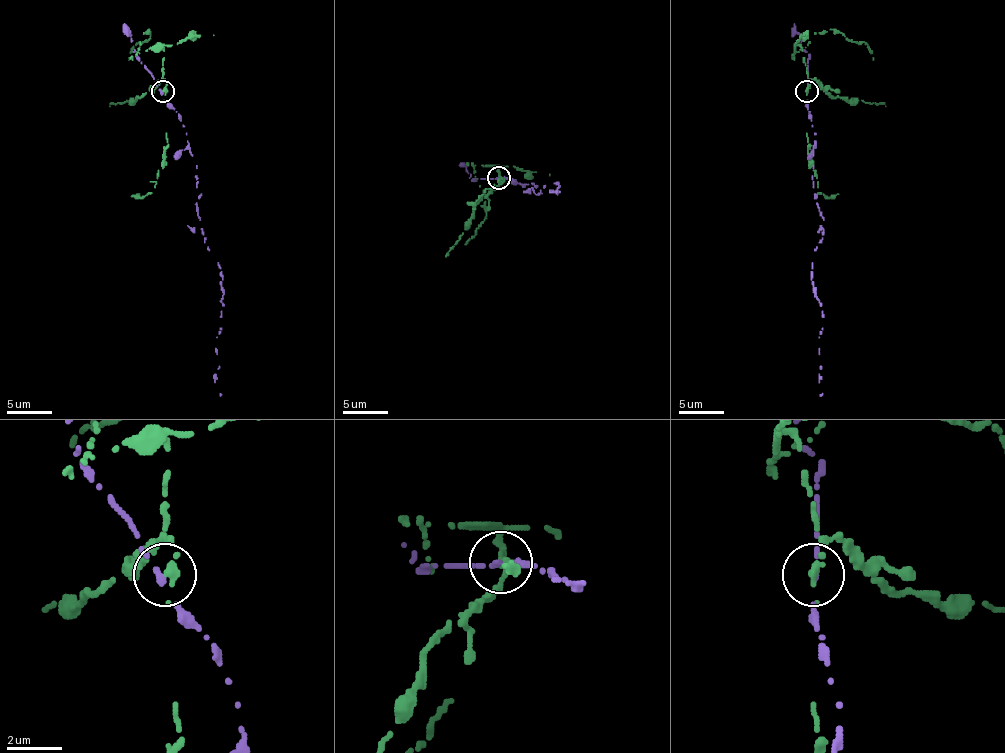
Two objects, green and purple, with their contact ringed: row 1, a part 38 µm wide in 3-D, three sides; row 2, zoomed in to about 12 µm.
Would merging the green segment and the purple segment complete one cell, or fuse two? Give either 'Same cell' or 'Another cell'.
Another cell

